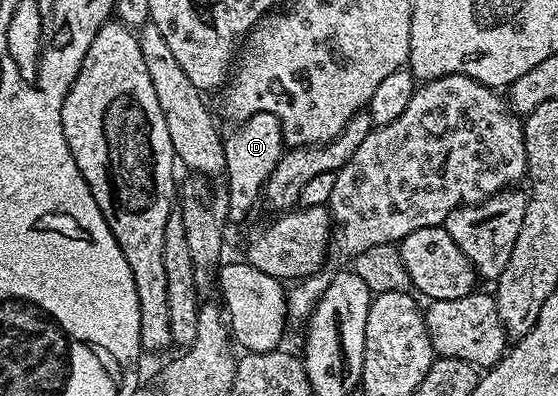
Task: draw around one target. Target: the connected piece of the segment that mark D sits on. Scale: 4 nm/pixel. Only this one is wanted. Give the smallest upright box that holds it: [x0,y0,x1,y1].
[225,113,286,221]

